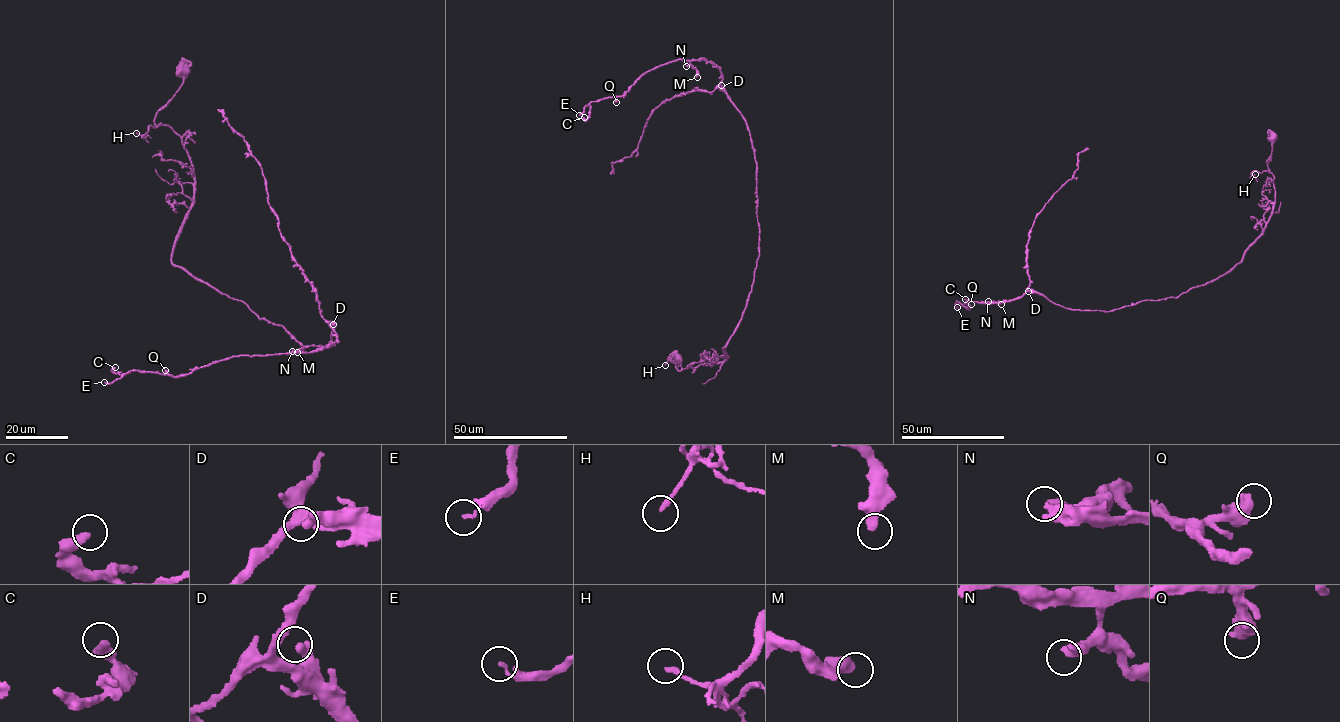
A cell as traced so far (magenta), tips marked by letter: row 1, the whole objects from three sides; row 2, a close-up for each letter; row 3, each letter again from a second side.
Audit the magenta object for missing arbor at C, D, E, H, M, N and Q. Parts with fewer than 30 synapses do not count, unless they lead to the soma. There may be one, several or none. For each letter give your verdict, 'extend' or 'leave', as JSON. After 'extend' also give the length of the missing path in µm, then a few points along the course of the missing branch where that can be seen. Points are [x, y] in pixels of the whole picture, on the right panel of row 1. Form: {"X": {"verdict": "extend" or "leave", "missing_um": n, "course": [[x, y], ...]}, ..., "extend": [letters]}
{"C": {"verdict": "leave"}, "D": {"verdict": "leave"}, "E": {"verdict": "extend", "missing_um": 40, "course": [[957, 307], [951, 304], [952, 299], [956, 300], [953, 302], [947, 294], [941, 294], [937, 301]]}, "H": {"verdict": "leave"}, "M": {"verdict": "leave"}, "N": {"verdict": "leave"}, "Q": {"verdict": "extend", "missing_um": 25, "course": [[971, 304], [979, 298], [991, 303], [1001, 301]]}, "extend": ["E", "Q"]}

